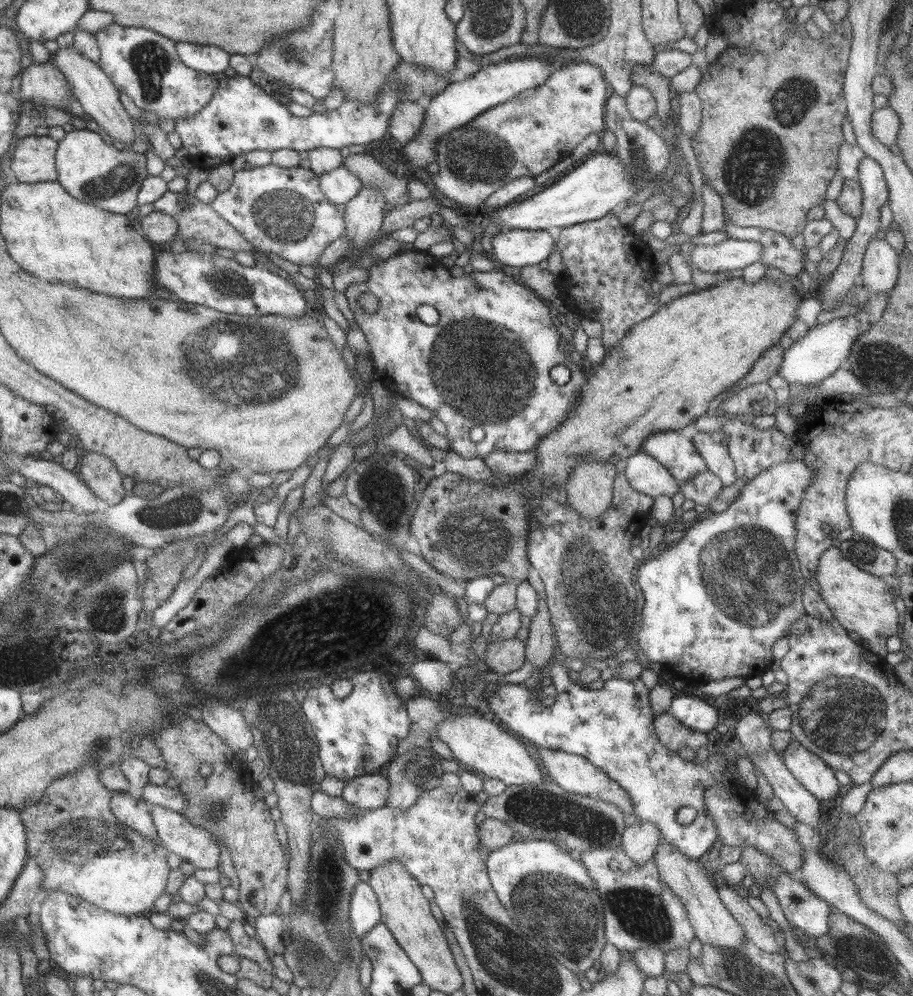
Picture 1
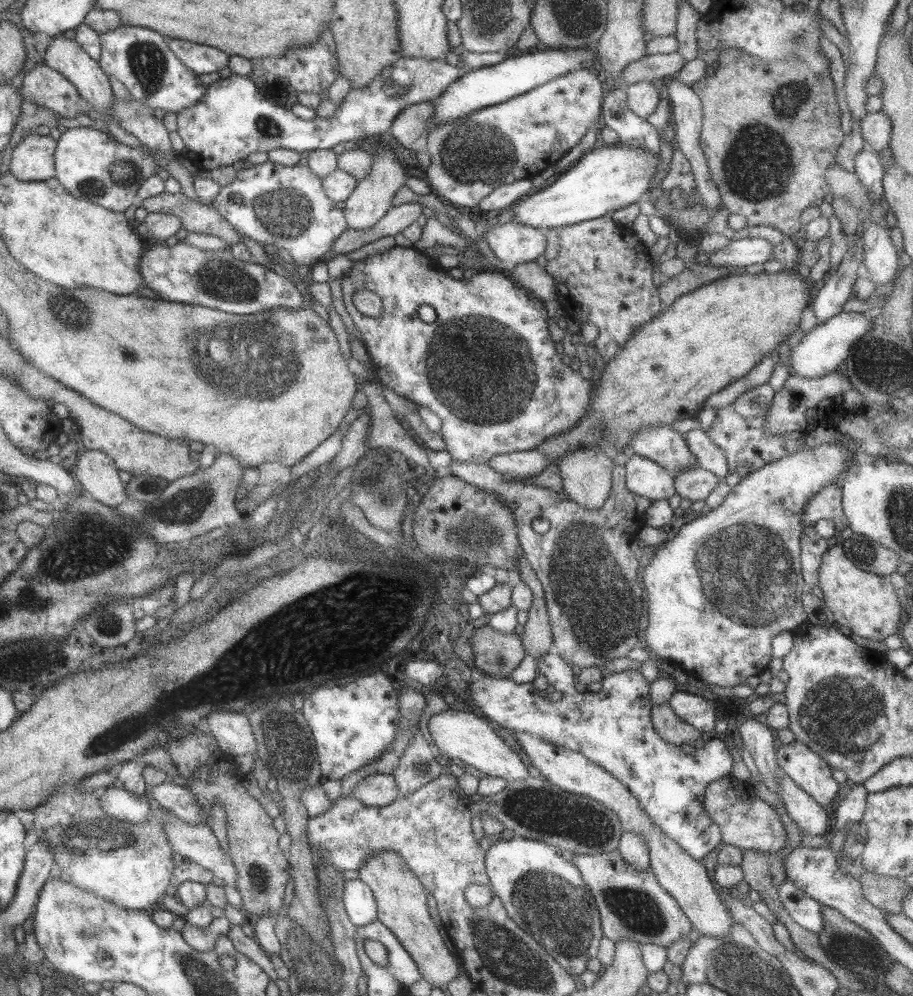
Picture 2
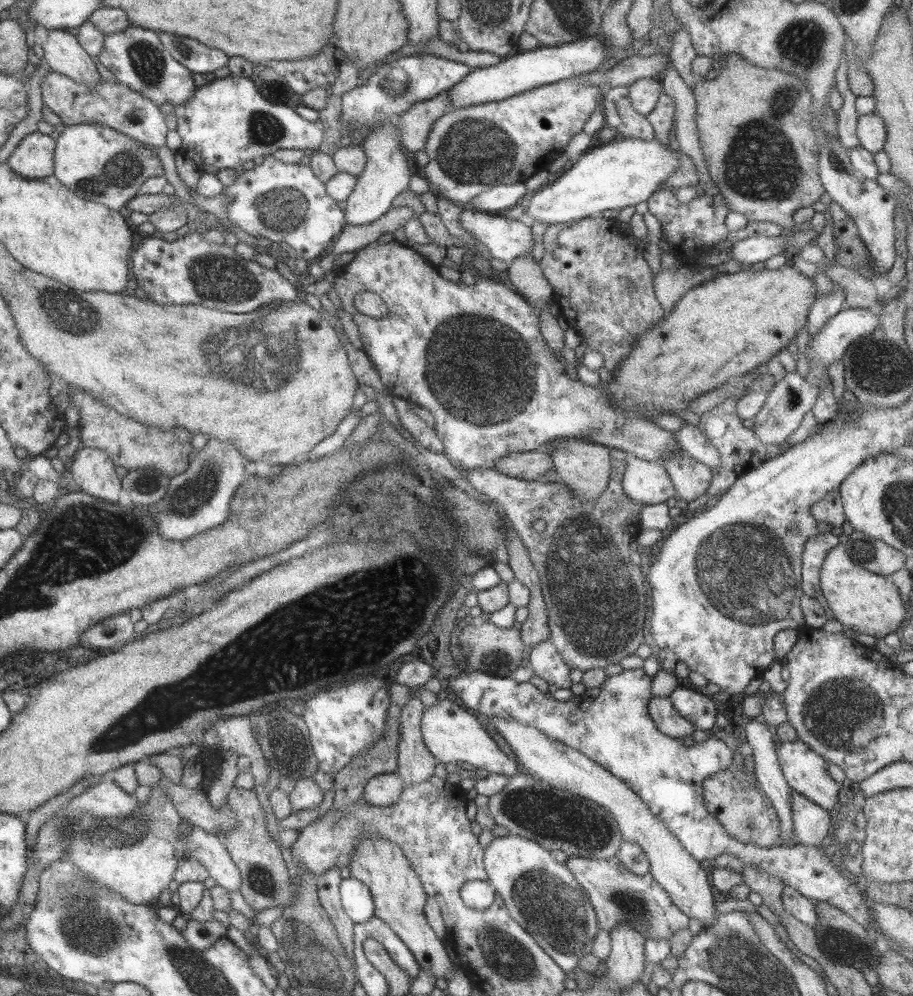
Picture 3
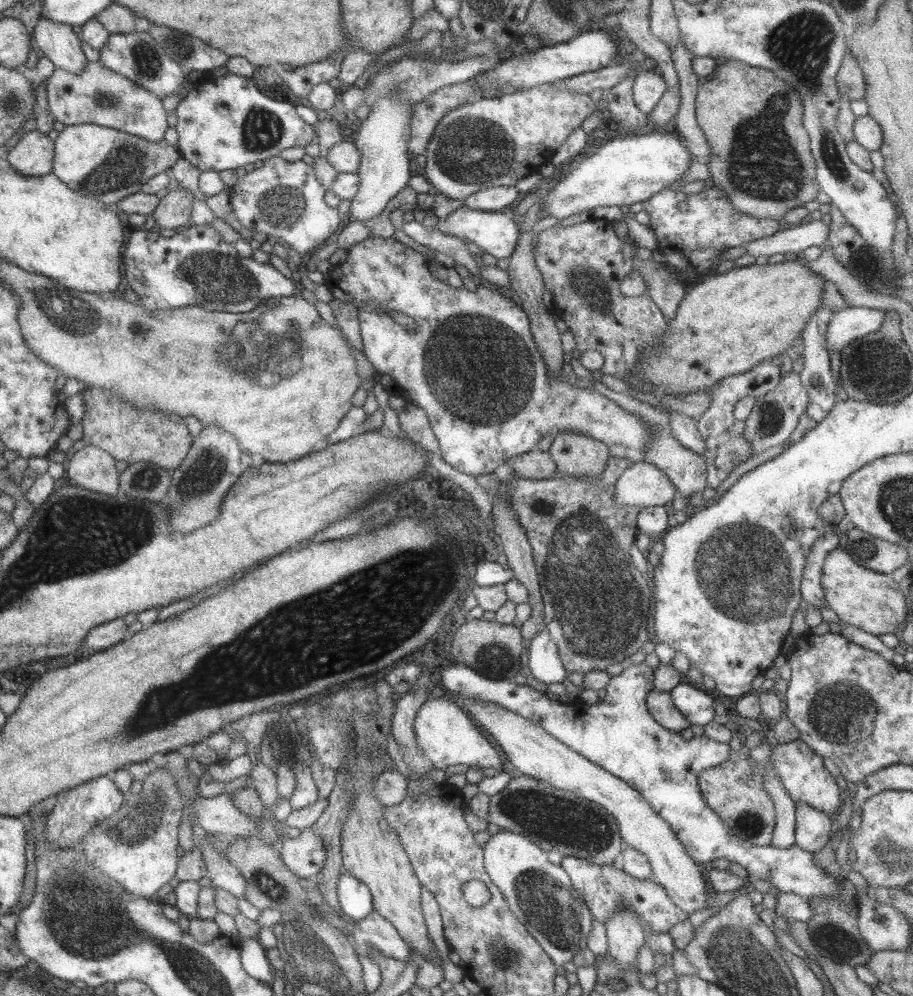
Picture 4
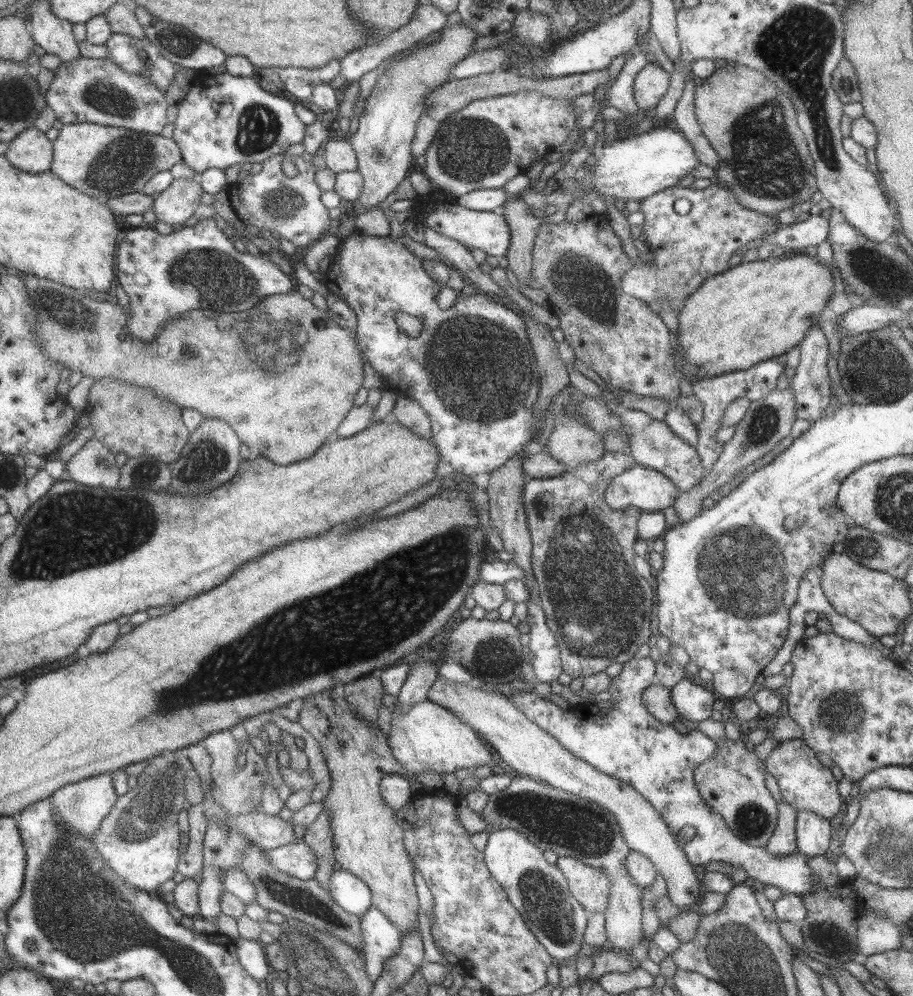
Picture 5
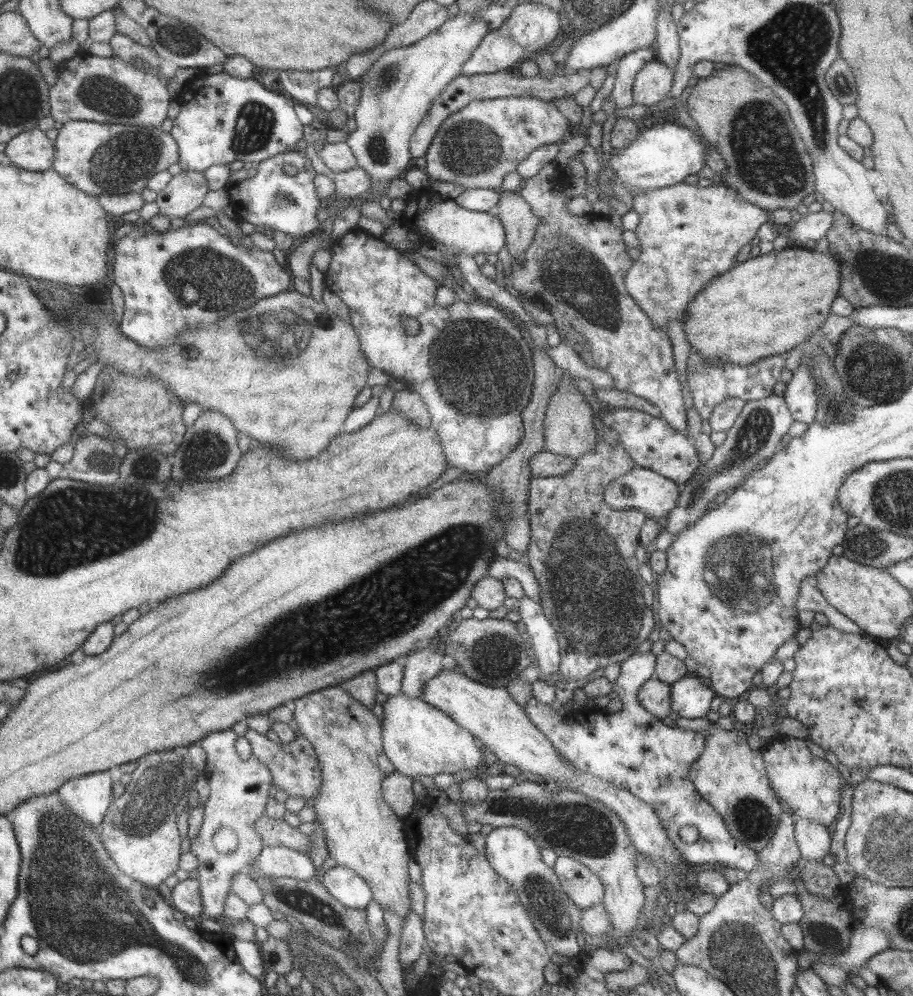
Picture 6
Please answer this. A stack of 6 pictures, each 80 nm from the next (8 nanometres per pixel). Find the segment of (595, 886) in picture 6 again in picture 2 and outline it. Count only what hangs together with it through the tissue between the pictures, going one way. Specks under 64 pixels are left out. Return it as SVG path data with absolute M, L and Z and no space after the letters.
M617 849L595 856L575 855L570 862L590 890L600 916L602 936L614 943L619 939L633 939L640 945L658 944L666 948L674 940L687 937L692 930L689 919L681 912L673 897L659 886L649 866L643 871L635 871L621 859Z

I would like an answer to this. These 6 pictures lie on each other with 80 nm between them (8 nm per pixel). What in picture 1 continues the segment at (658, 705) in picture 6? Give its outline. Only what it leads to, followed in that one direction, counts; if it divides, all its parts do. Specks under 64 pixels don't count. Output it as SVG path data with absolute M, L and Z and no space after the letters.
M669 709L657 713L652 717L654 732L659 744L665 748L677 752L681 748L687 748L696 752L707 743L706 734L691 730L675 720Z

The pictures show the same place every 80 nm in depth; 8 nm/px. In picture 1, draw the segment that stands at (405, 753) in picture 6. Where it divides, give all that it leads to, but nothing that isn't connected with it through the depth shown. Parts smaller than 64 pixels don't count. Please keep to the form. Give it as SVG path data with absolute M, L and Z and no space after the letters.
M471 714L449 715L435 728L435 736L451 750L461 768L470 769L484 778L500 780L506 786L541 782L541 764L525 740L511 734L502 725L487 722Z

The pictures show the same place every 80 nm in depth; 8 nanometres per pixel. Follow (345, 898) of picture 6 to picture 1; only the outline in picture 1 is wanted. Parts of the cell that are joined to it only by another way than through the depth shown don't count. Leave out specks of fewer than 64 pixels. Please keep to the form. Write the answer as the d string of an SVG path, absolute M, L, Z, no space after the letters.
M359 882L353 887L348 900L348 919L351 928L360 938L380 921L380 908L373 889L366 882Z

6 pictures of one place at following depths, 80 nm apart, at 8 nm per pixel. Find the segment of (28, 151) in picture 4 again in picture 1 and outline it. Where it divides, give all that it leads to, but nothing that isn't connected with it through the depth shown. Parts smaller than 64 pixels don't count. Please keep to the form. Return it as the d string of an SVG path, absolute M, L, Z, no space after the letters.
M47 135L20 138L10 158L11 177L17 182L35 184L57 178L54 152L57 141Z

